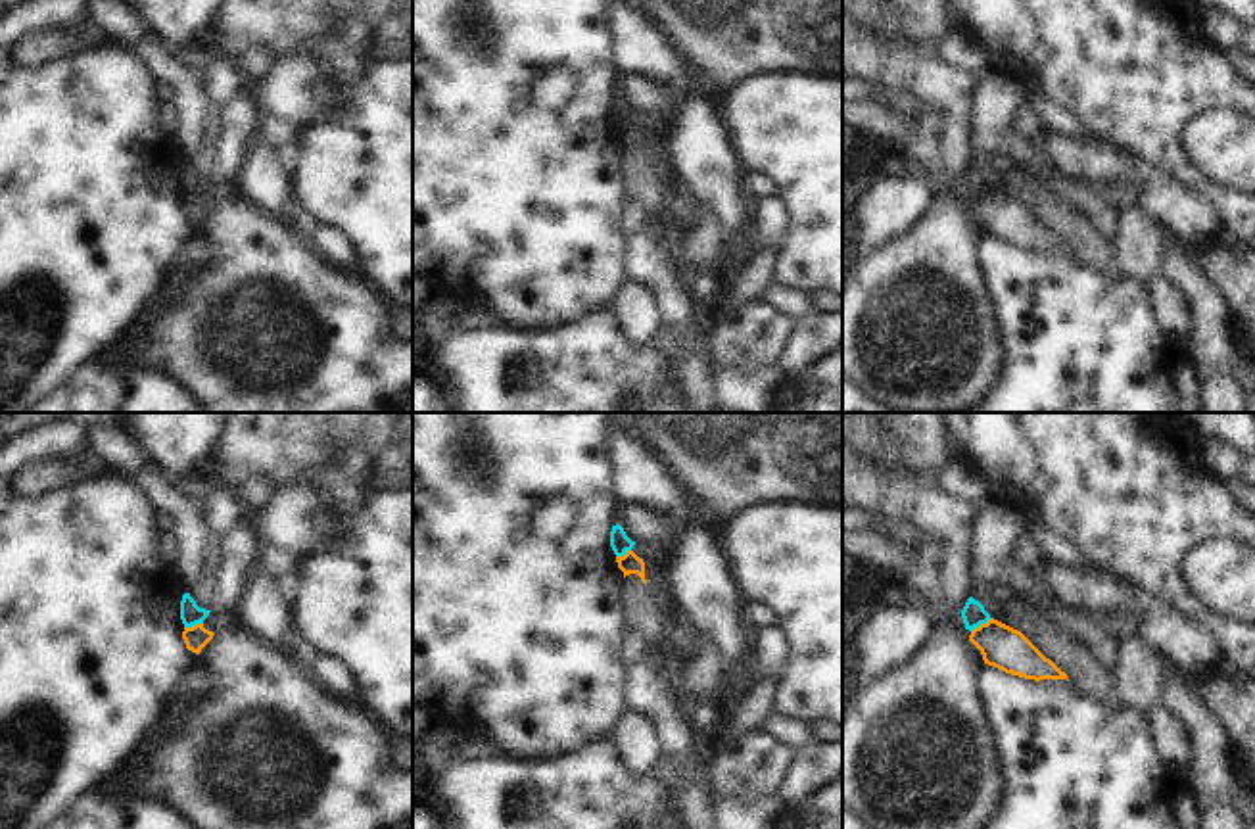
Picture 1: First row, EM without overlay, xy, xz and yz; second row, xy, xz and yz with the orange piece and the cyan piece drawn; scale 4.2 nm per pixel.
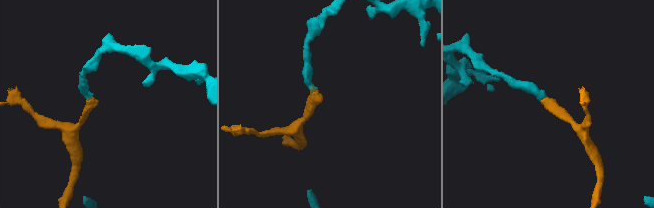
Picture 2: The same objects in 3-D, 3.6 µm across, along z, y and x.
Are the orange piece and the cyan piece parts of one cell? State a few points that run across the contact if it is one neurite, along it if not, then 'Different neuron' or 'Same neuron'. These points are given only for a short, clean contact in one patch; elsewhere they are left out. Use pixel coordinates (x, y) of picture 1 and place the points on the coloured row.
Line: yz (991, 618), (971, 632). Different neuron

